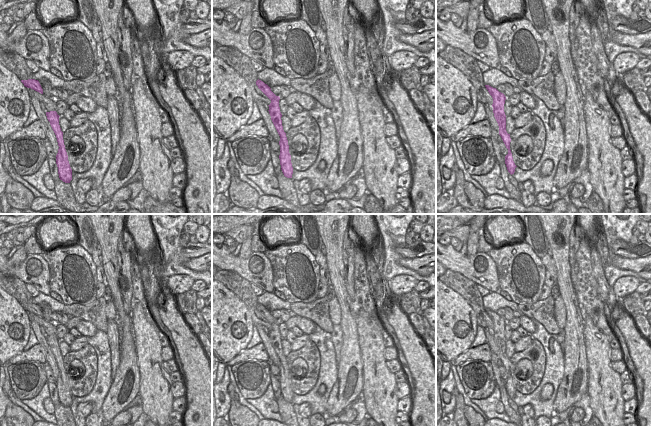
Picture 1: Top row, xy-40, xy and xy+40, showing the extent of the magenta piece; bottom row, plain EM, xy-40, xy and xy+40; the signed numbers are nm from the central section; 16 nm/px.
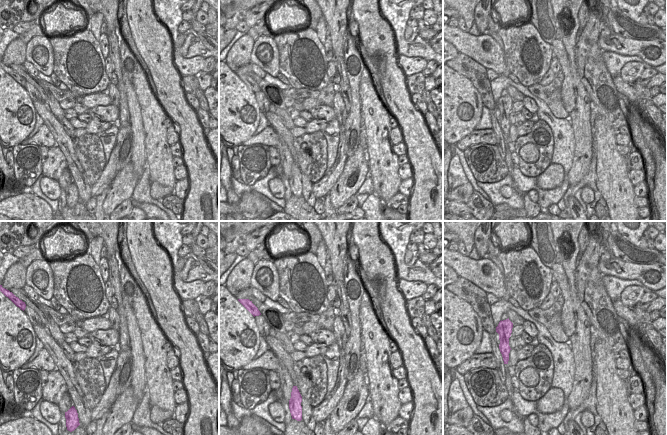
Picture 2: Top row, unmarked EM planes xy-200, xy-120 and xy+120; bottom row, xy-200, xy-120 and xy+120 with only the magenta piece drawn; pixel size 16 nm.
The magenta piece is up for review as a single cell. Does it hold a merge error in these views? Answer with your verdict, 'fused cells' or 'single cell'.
single cell

